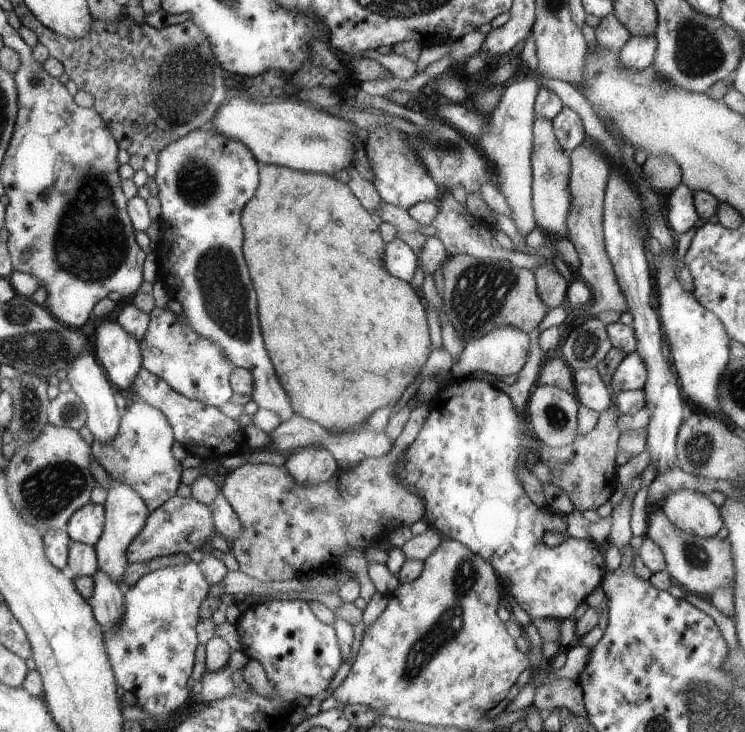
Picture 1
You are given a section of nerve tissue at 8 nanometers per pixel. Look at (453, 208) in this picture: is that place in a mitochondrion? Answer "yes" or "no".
no

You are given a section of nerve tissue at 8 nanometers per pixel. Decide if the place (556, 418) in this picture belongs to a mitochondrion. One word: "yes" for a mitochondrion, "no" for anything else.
yes

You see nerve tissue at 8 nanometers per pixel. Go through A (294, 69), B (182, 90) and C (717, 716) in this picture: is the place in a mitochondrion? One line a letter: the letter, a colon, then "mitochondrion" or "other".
A: other
B: mitochondrion
C: mitochondrion

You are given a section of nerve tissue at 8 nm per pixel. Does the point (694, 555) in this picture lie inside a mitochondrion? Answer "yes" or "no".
yes

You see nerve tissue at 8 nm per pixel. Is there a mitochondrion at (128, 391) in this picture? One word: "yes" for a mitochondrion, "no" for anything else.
no

